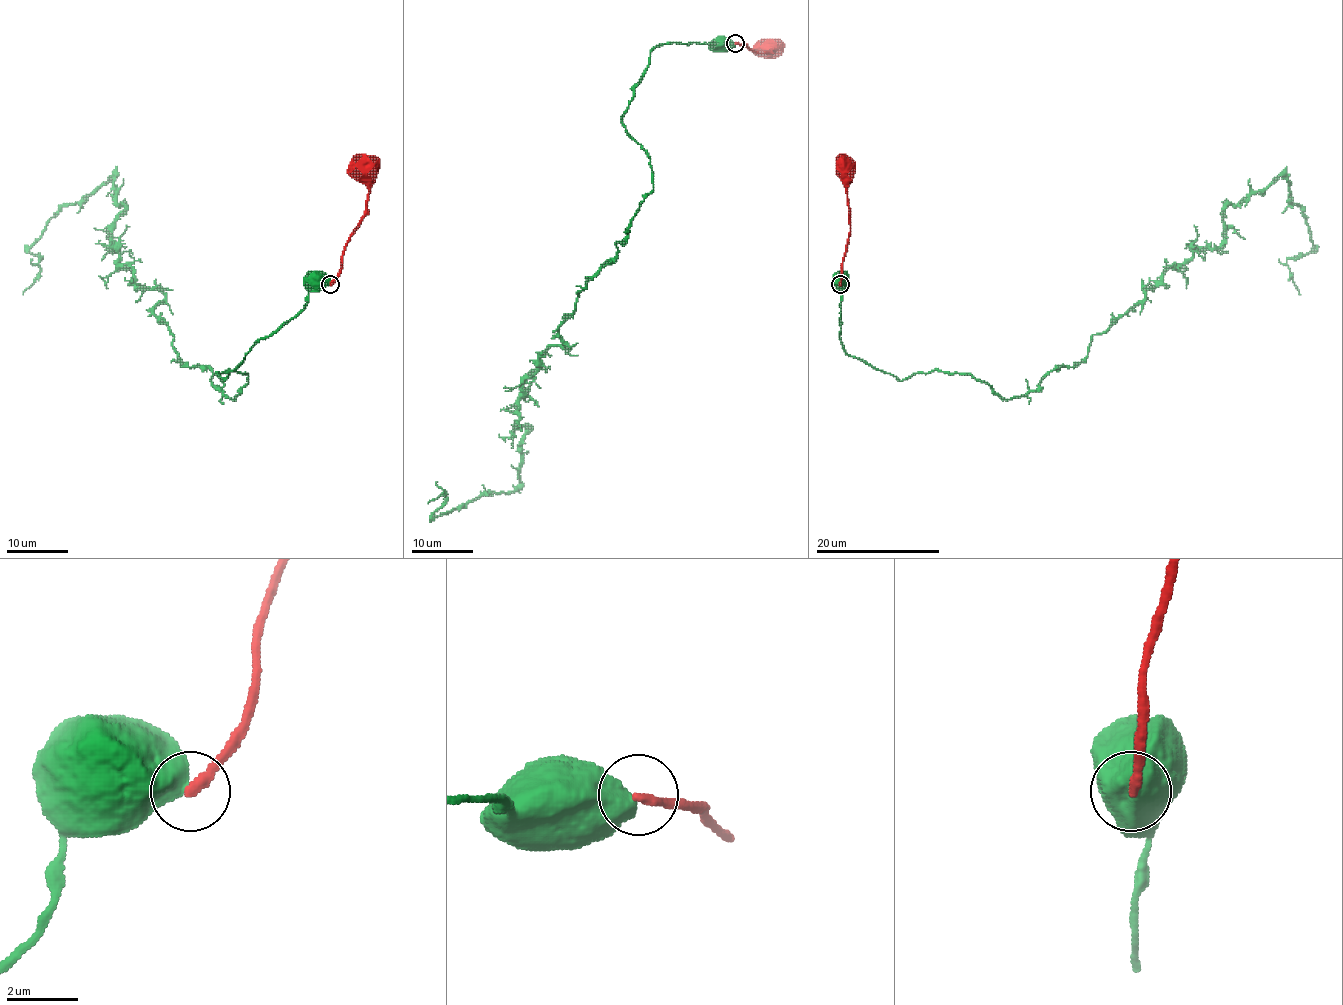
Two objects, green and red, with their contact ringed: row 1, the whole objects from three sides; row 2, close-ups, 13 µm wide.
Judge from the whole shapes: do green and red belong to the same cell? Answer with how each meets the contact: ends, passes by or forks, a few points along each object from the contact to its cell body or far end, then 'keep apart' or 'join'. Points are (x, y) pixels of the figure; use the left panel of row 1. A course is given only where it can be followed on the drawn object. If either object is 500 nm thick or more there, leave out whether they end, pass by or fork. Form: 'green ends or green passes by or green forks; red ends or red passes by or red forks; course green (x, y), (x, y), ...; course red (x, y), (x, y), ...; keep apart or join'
course green (330, 284), (217, 375), (248, 376), (228, 398), (118, 263), (114, 174), (51, 219), (23, 294); course red (330, 284), (341, 268), (341, 257), (348, 237), (364, 214), (368, 186), (364, 182), (362, 166); keep apart

